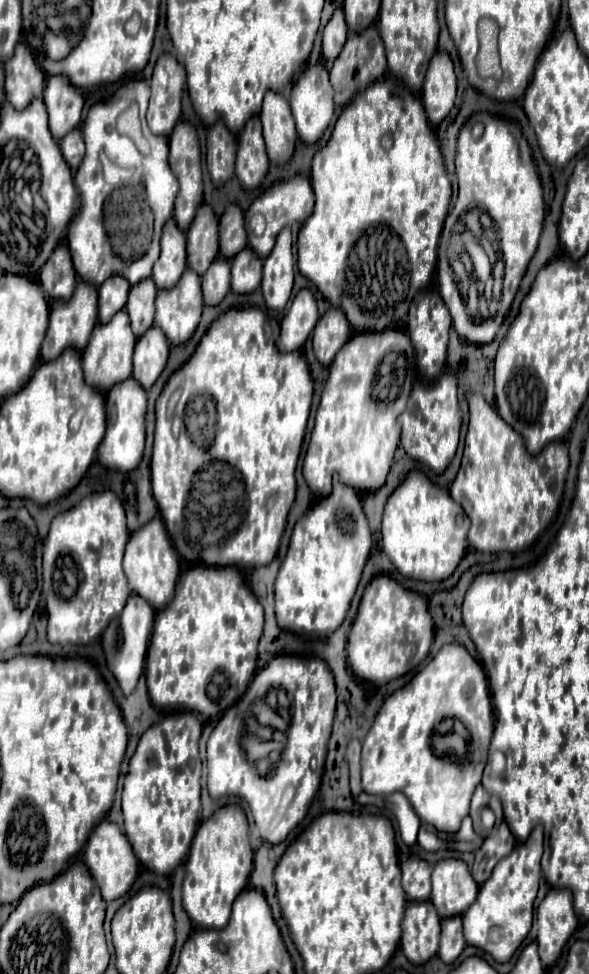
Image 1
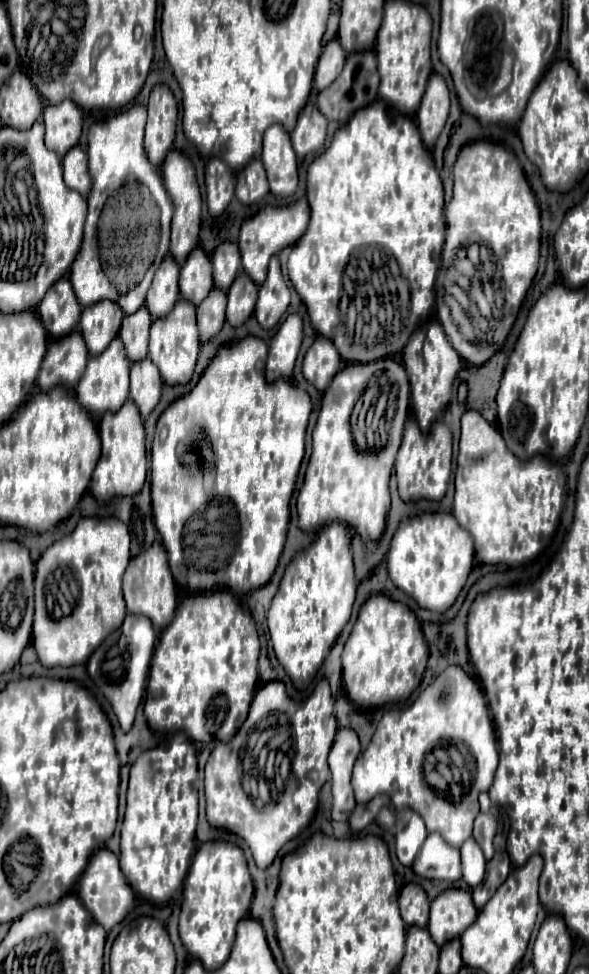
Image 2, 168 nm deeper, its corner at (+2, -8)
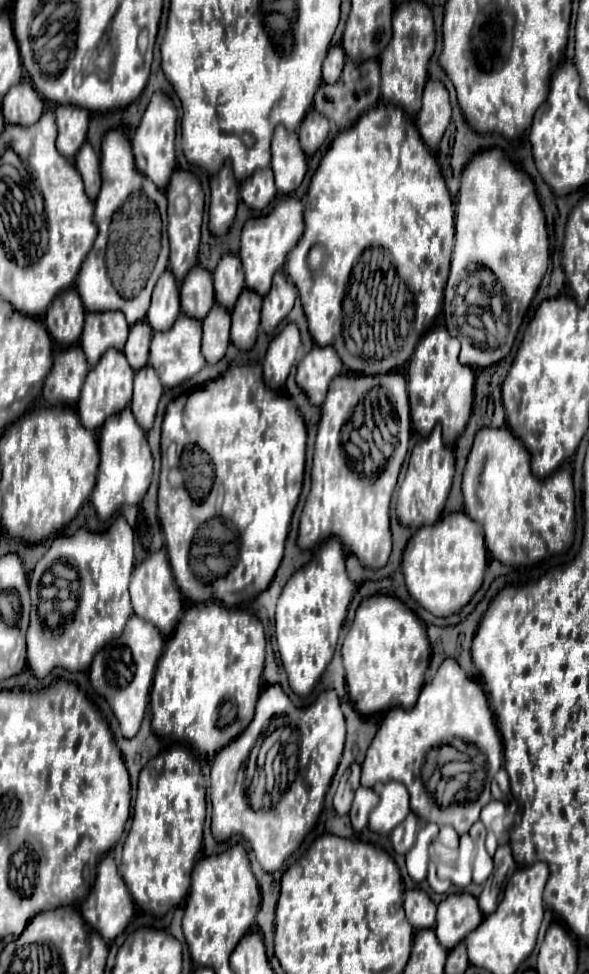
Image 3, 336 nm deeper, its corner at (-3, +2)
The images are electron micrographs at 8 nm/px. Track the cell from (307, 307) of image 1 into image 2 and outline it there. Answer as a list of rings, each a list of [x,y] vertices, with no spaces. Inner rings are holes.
[[[290,314],[270,344],[268,364],[266,364],[266,380],[290,378],[304,336],[304,322],[300,314]]]

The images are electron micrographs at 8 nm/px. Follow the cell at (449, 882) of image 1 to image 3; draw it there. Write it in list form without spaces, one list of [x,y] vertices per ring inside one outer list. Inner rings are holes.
[[[471,894],[447,896],[437,908],[437,940],[445,950],[453,950],[483,922],[477,900]]]

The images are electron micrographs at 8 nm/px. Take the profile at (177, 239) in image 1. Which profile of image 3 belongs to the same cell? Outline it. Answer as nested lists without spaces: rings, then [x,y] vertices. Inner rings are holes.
[[[167,270],[153,290],[151,308],[147,312],[145,322],[151,326],[153,332],[165,332],[173,326],[177,316],[179,316],[179,284],[175,282],[175,278],[171,278],[171,272]]]

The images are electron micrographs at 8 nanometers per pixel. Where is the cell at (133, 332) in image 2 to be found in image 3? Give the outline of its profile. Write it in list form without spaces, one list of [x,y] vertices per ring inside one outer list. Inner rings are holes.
[[[137,322],[131,328],[127,346],[125,346],[125,358],[133,370],[141,370],[149,362],[149,342],[153,338],[153,330],[147,326],[147,322]]]

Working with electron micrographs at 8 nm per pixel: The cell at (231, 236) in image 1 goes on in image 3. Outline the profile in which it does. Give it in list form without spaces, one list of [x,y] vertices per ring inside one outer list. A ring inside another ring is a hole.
[[[225,254],[219,260],[213,272],[213,286],[215,286],[215,302],[223,306],[227,312],[231,312],[241,290],[245,288],[243,266],[241,266],[239,256]]]

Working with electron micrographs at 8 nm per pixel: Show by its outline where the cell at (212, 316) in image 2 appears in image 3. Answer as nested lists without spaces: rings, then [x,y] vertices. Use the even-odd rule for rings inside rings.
[[[219,304],[211,308],[211,314],[201,322],[203,328],[203,356],[209,364],[217,364],[229,346],[229,326],[231,326],[231,316],[227,310],[223,310]]]

